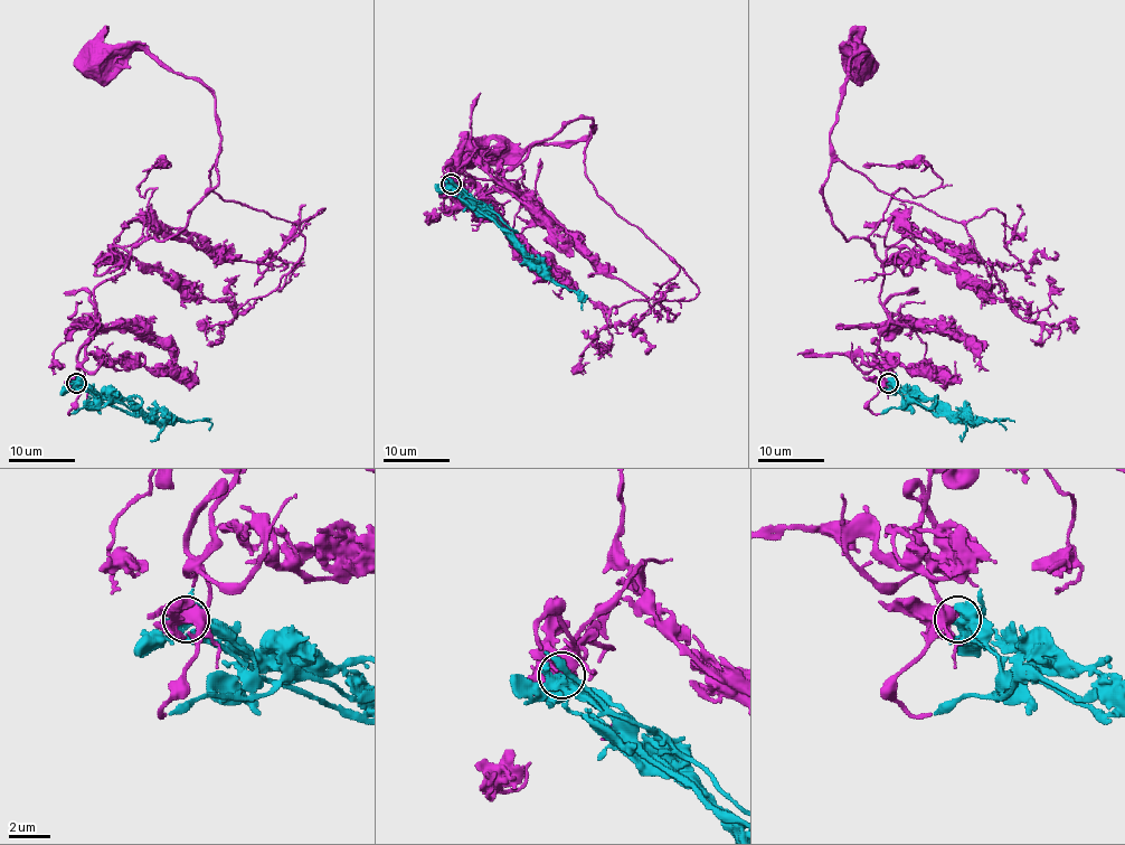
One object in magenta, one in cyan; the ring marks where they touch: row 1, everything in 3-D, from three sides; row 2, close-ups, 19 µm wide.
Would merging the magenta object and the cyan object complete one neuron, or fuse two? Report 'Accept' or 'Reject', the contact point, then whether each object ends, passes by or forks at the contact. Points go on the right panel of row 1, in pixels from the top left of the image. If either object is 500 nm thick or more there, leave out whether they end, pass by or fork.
Accept. Place: (888, 383)

